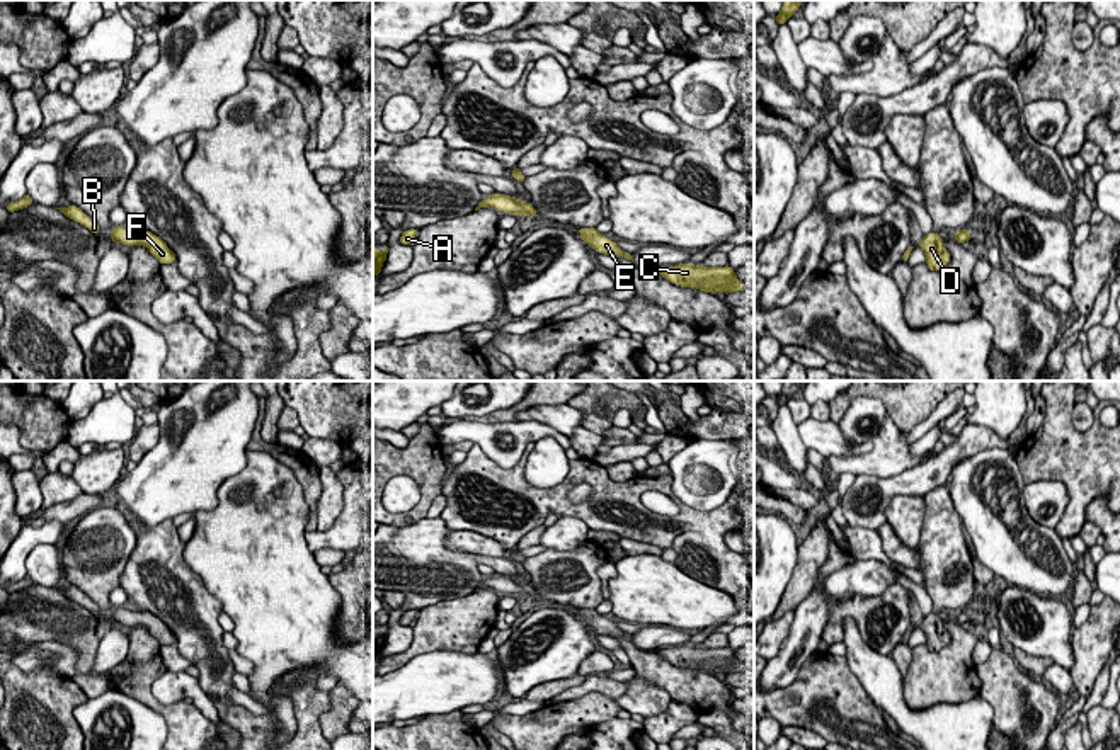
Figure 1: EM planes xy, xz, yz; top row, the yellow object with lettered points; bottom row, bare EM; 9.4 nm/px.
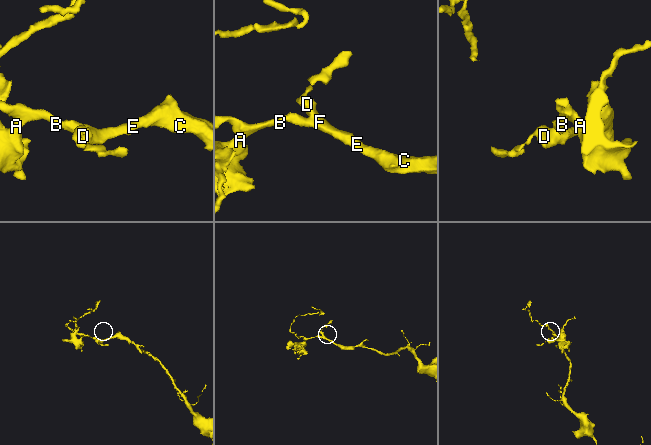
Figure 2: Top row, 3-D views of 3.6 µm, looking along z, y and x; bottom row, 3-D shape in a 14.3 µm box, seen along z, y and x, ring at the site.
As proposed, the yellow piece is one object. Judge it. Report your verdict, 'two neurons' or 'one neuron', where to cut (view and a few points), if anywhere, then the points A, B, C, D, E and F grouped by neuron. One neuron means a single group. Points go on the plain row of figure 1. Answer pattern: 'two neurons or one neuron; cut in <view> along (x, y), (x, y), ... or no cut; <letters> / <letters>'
one neuron; no cut; A B C D E F

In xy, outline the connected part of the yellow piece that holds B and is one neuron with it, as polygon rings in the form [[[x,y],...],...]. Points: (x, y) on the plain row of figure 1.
[[[71,585],[70,588],[56,588],[56,590],[60,590],[66,599],[89,609],[94,616],[99,616],[99,605],[90,597],[87,597],[80,588]]]

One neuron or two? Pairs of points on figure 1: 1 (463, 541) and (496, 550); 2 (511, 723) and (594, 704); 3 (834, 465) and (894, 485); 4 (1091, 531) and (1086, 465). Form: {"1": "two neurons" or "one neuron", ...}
{"1": "one neuron", "2": "one neuron", "3": "two neurons", "4": "two neurons"}

